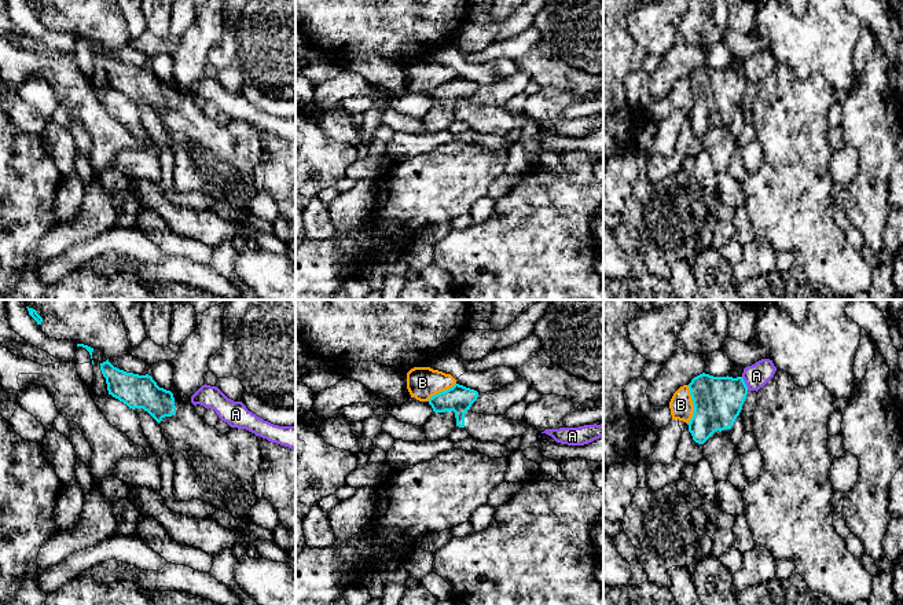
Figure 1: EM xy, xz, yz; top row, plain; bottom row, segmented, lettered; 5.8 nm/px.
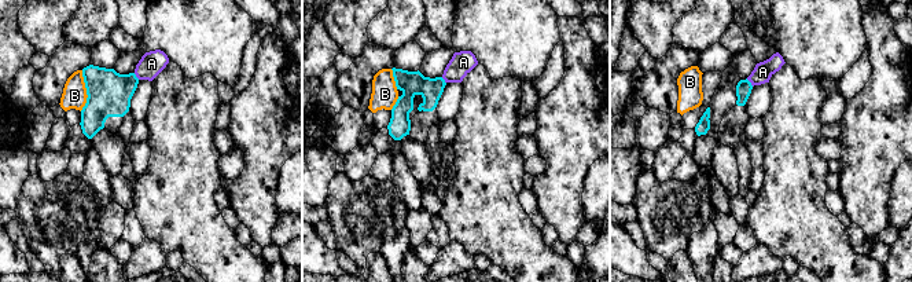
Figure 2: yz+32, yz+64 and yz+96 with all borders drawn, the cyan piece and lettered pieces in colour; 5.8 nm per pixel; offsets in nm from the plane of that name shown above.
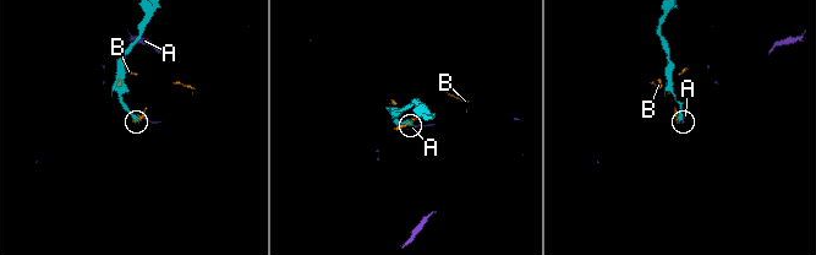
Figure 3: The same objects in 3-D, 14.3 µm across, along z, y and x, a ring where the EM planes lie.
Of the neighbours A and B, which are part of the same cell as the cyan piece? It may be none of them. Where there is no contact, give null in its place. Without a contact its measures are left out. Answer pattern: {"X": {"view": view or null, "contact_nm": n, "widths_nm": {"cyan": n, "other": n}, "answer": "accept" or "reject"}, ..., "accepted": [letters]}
{"A": {"view": "yz", "contact_nm": 90, "widths_nm": {"cyan": 280, "other": 140}, "answer": "reject"}, "B": {"view": "yz", "contact_nm": 240, "widths_nm": {"cyan": 280, "other": 140}, "answer": "reject"}, "accepted": []}

